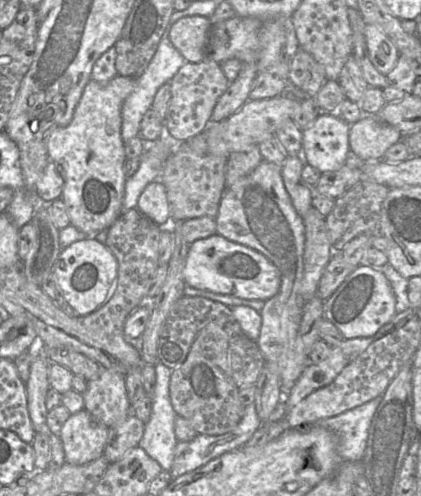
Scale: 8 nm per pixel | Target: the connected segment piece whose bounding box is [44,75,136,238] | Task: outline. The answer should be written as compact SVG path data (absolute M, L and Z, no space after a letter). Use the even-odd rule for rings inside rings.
M116 75L106 84L100 84L92 79L86 84L81 99L75 108L73 119L68 126L51 126L44 134L50 159L58 163L64 170L64 201L70 224L86 233L89 238L109 229L122 214L125 194L125 155L124 141L121 136L122 105L136 86L136 78Z

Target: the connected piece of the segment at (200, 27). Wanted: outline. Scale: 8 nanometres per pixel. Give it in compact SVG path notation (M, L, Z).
M186 16L171 27L170 41L187 62L198 63L207 55L212 22L203 16Z

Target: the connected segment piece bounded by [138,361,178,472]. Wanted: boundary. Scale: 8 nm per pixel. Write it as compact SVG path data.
M159 361L155 365L156 386L152 411L138 444L166 472L172 468L178 443L175 435L177 414L173 409L169 390L172 371Z

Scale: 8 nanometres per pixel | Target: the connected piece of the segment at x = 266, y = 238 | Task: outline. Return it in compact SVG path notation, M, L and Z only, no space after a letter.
M262 160L250 174L227 186L215 220L218 235L263 254L280 272L281 284L278 293L266 300L260 311L262 325L257 345L266 362L275 362L278 365L284 396L311 363L309 356L299 353L296 348L306 303L300 295L304 271L305 226L284 186L281 168Z

